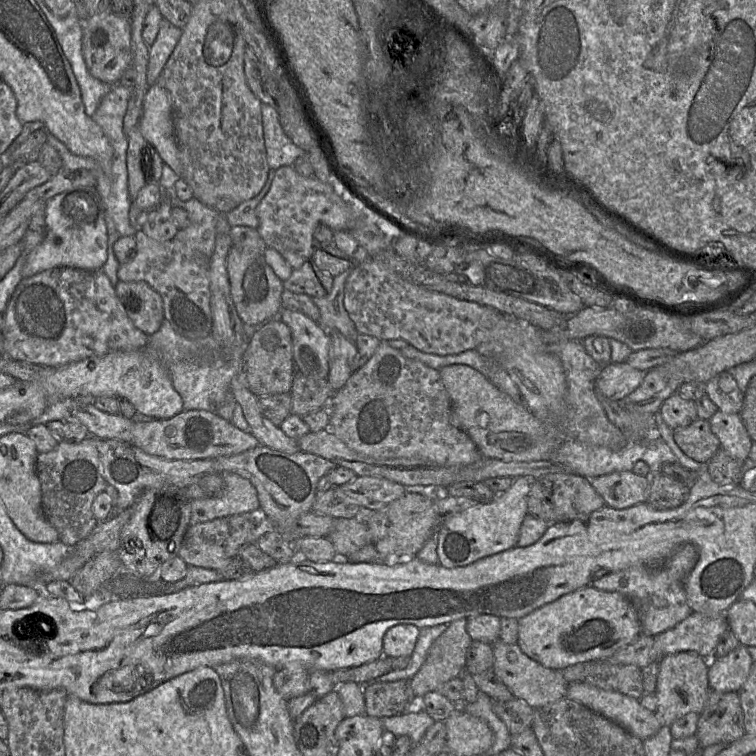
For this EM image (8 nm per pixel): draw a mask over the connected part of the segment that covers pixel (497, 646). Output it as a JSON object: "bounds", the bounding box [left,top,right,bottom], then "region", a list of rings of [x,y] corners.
{"bounds":[492,639,568,709],"region":[[[500,639],[492,644],[493,672],[512,692],[515,698],[526,702],[533,709],[543,707],[566,696],[568,683],[559,670],[547,668],[527,657],[516,644],[507,644]]]}

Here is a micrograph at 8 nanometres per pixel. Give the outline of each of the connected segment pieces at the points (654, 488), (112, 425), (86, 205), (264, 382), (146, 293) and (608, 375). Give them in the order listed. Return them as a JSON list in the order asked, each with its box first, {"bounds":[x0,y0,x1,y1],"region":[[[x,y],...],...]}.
[{"bounds":[646,474,689,510],"region":[[[660,474],[651,479],[646,503],[655,510],[677,508],[687,500],[689,489],[675,479]]]},{"bounds":[70,404,133,442],"region":[[[87,404],[75,410],[70,419],[82,423],[87,428],[89,436],[131,442],[133,419],[128,419],[120,413],[109,414],[98,410],[93,404]]]},{"bounds":[22,186,107,278],"region":[[[76,186],[63,191],[46,202],[46,234],[43,241],[28,255],[22,268],[22,278],[28,278],[56,267],[72,267],[87,271],[101,270],[107,260],[107,229],[105,207],[95,186]]]},{"bounds":[242,319,296,397],"region":[[[281,319],[260,326],[250,337],[242,359],[248,388],[258,397],[289,393],[296,372],[292,353],[292,333]]]},{"bounds":[116,281,164,336],"region":[[[118,281],[116,295],[134,326],[150,336],[157,332],[164,319],[161,295],[144,281]]]},{"bounds":[595,362,646,401],"region":[[[626,362],[604,366],[595,382],[596,390],[608,399],[622,401],[642,383],[646,372]]]}]

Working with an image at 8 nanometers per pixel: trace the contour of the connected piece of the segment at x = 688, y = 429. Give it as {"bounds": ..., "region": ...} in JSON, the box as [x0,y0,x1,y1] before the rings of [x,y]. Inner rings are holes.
{"bounds":[674,418,721,464],"region":[[[697,418],[690,425],[674,431],[674,440],[691,459],[707,464],[721,448],[708,420]]]}

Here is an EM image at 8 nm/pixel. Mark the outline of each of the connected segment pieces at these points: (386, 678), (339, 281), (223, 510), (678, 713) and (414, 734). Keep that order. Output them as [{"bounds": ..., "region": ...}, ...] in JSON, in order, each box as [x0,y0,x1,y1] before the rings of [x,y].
[{"bounds":[374,624,448,682],"region":[[[439,624],[422,628],[415,649],[410,656],[410,663],[404,669],[392,670],[381,675],[374,681],[392,682],[398,680],[410,680],[423,665],[428,651],[433,642],[446,630],[448,624]]]},{"bounds":[312,267,359,342],"region":[[[352,267],[334,277],[332,290],[325,297],[312,300],[320,311],[317,323],[327,333],[339,332],[355,342],[359,333],[344,307],[344,289],[351,272]]]},{"bounds":[190,473,261,525],"region":[[[233,473],[221,474],[224,477],[221,495],[191,500],[190,525],[261,509],[257,491],[248,479]]]},{"bounds":[655,651,709,727],"region":[[[682,651],[661,656],[658,660],[659,672],[655,688],[657,709],[655,716],[660,724],[666,727],[689,712],[700,714],[709,695],[708,668],[709,662],[691,651]]]},{"bounds":[379,705,435,745],"region":[[[419,705],[400,715],[379,718],[385,730],[393,733],[395,737],[408,736],[413,745],[419,743],[427,729],[435,721]]]}]

